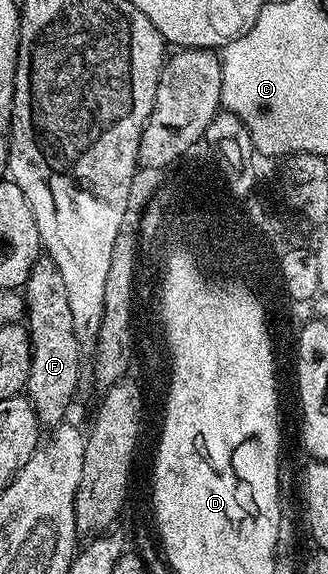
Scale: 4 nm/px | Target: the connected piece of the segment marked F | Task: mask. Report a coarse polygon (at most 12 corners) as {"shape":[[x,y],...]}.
{"shape":[[38,259],[24,285],[27,398],[56,425],[81,379],[63,277]]}

